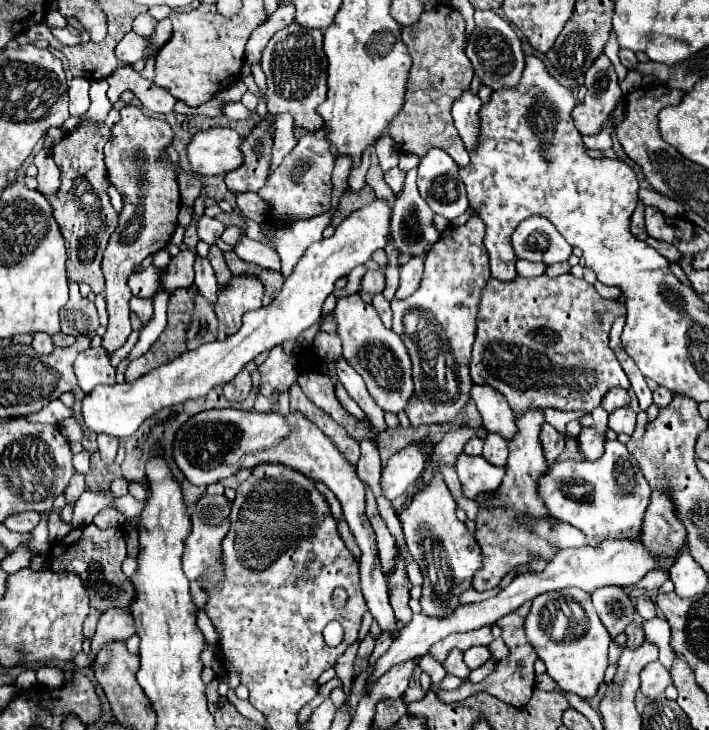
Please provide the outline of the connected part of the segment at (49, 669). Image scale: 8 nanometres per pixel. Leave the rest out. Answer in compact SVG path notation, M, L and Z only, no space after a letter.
M43 666L37 670L37 682L49 690L55 690L55 688L61 688L65 678L63 678L63 672L59 668L53 668L53 666Z

